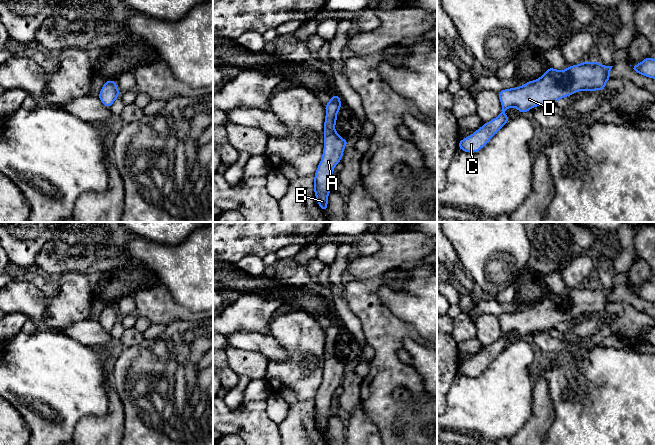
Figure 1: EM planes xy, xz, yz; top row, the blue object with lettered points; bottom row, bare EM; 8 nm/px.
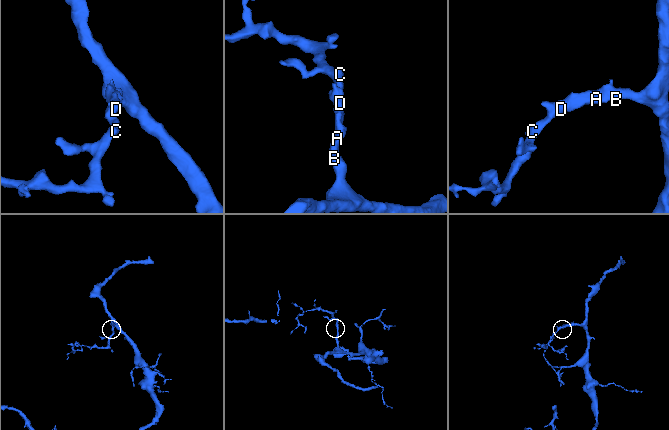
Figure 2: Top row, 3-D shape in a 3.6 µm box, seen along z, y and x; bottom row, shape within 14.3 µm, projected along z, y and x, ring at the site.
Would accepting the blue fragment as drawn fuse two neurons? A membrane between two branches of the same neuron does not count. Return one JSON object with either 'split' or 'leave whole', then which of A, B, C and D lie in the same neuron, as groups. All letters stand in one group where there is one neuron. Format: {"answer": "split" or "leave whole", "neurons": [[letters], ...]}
{"answer": "leave whole", "neurons": [["A", "B", "C", "D"]]}

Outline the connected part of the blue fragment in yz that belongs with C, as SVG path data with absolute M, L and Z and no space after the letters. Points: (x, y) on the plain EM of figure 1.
M597 285L568 290L565 294L549 291L534 305L525 309L504 313L498 316L502 328L501 337L486 346L472 359L462 363L458 372L467 377L476 377L511 343L504 335L516 331L519 337L525 337L536 330L546 330L568 321L578 315L605 314L613 290L604 290Z

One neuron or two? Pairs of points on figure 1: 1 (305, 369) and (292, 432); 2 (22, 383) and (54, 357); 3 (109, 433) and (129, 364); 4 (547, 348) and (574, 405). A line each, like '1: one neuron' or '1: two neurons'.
1: one neuron
2: one neuron
3: two neurons
4: two neurons

